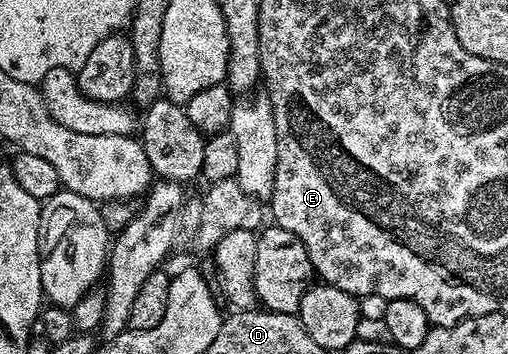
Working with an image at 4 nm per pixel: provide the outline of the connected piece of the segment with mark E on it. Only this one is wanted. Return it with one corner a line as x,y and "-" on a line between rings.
273,113
276,123
276,181
268,200
275,226
295,233
308,250
315,274
327,285
334,281
334,183
326,175
326,167
318,163
318,155
310,155
302,147
302,139
290,131
290,123
282,123
282,115

